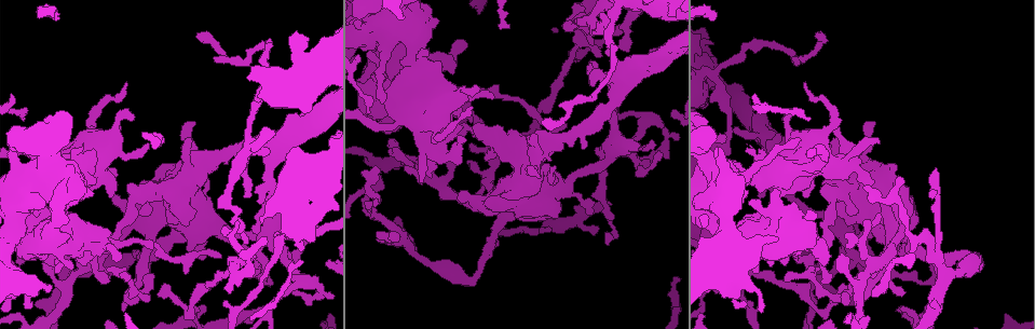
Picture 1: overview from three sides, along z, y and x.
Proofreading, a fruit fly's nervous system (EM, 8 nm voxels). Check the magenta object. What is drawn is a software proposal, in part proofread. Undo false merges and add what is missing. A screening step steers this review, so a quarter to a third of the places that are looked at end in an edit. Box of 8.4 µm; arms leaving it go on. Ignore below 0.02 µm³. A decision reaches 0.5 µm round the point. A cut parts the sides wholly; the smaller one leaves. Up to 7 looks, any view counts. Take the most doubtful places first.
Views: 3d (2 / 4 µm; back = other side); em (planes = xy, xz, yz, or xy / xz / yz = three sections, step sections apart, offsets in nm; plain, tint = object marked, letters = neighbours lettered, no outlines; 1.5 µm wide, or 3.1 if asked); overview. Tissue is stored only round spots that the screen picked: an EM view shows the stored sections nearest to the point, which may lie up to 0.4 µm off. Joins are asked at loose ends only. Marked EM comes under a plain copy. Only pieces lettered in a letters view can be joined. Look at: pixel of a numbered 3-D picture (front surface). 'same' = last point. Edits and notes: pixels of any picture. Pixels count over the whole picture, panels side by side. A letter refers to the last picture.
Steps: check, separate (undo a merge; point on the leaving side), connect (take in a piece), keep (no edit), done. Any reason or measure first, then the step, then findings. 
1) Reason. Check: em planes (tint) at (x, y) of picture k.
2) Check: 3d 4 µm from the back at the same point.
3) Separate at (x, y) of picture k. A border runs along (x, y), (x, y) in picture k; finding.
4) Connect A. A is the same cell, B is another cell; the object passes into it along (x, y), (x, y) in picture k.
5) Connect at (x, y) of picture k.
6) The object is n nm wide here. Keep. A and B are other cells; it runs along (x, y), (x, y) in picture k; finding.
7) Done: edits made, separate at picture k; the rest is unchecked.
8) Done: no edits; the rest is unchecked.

Tapers out. Check: 3d 4 µm at (223, 229) of picture 1.

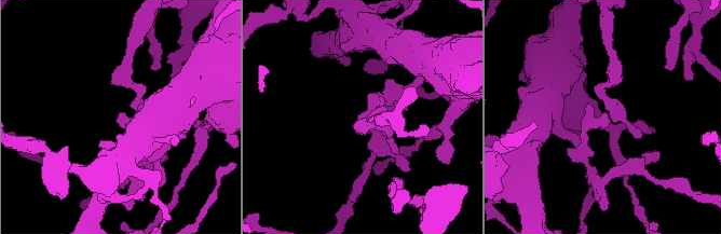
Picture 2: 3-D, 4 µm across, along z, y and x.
Now the EM. Check: em planes (letters) at (120, 117) of picture 2.

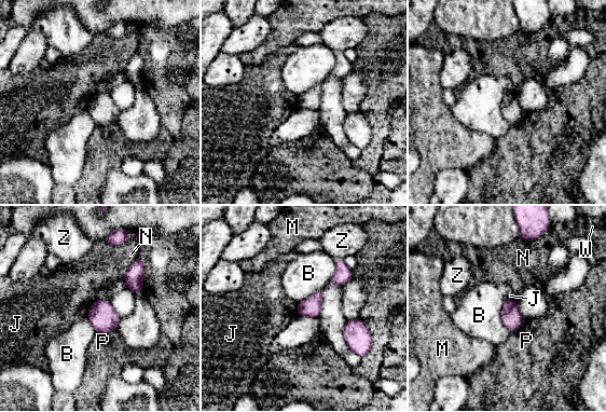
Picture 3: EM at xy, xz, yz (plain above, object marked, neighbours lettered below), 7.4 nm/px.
Keep. B, J, M, N, P, W and Z are other cells; a border runs along (90, 310), (86, 317) in picture 3; none of them fits.

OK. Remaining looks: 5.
Free end. Check: em planes (letters) at (219, 256) of picture 1.

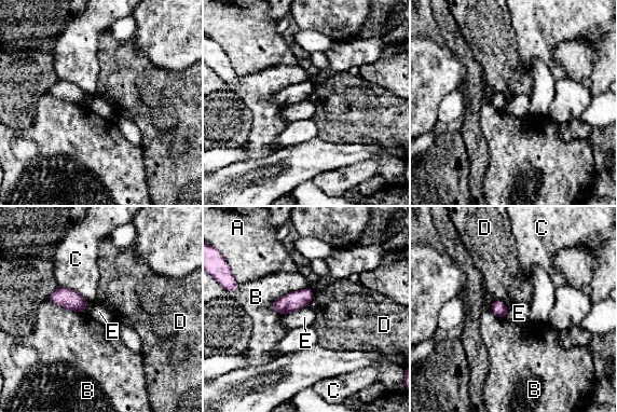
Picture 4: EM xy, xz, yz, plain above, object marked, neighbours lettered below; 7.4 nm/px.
Keep. A, B, C, D and E are other cells; a border runs along (493, 300), (501, 300), (508, 308) in picture 4; no lettered piece goes on from it.

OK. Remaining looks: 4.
An open end. Check: 3d 4 µm at (648, 165) of picture 1.

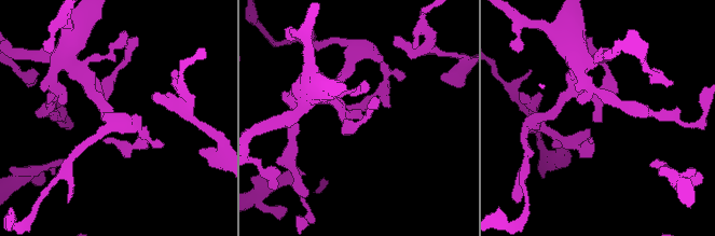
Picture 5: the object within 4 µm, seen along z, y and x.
Now the EM. Check: em planes (letters) at (600, 118) of picture 5.

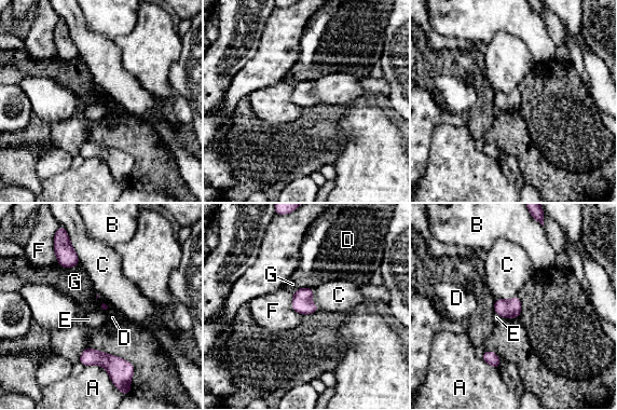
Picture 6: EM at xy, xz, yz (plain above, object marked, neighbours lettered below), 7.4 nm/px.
Keep. A, B, C, D, E, F and G are other cells; a border runs along (312, 288), (311, 300), (319, 310) in picture 6; none of them fits.

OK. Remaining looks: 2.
Done: no edits; the rest is unchecked.

